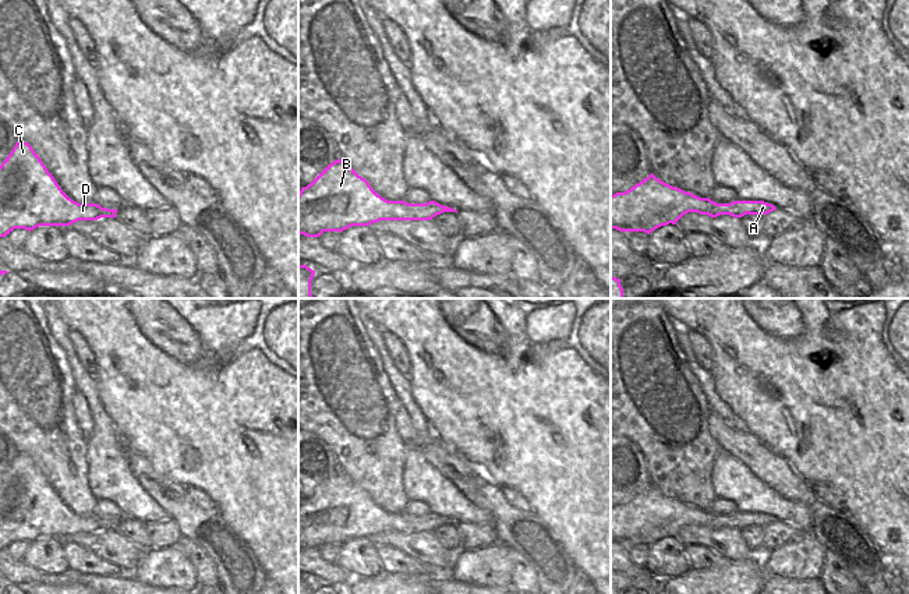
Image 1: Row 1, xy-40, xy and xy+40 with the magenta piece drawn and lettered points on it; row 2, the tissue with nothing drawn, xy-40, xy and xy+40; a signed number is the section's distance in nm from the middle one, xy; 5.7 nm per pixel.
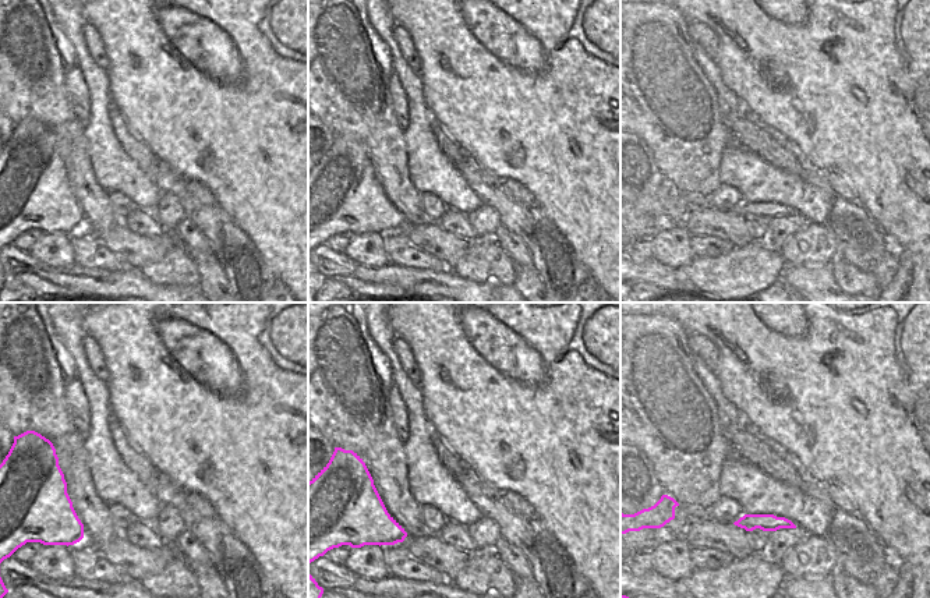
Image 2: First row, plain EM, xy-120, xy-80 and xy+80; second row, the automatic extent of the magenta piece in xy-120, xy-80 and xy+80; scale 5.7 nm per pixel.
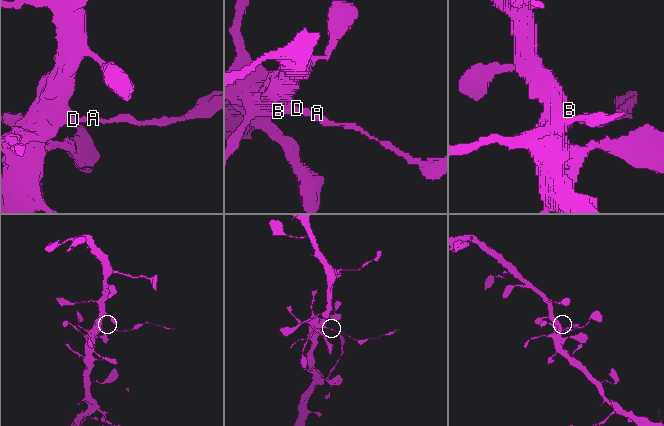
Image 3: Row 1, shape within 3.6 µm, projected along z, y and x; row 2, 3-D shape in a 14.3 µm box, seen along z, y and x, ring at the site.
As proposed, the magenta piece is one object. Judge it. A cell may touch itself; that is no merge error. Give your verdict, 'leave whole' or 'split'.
split

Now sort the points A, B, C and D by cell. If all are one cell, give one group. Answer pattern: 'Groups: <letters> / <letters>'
Groups: A / B C D

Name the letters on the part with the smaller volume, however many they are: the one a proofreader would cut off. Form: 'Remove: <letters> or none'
Remove: A

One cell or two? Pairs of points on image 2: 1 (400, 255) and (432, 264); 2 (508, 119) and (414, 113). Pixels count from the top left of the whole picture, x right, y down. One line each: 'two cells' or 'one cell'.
1: one cell
2: two cells

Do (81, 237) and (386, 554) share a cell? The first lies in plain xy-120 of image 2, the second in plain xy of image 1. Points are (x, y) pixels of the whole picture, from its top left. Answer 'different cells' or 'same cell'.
same cell

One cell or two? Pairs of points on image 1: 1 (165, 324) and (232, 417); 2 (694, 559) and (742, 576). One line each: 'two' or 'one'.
1: one
2: two

